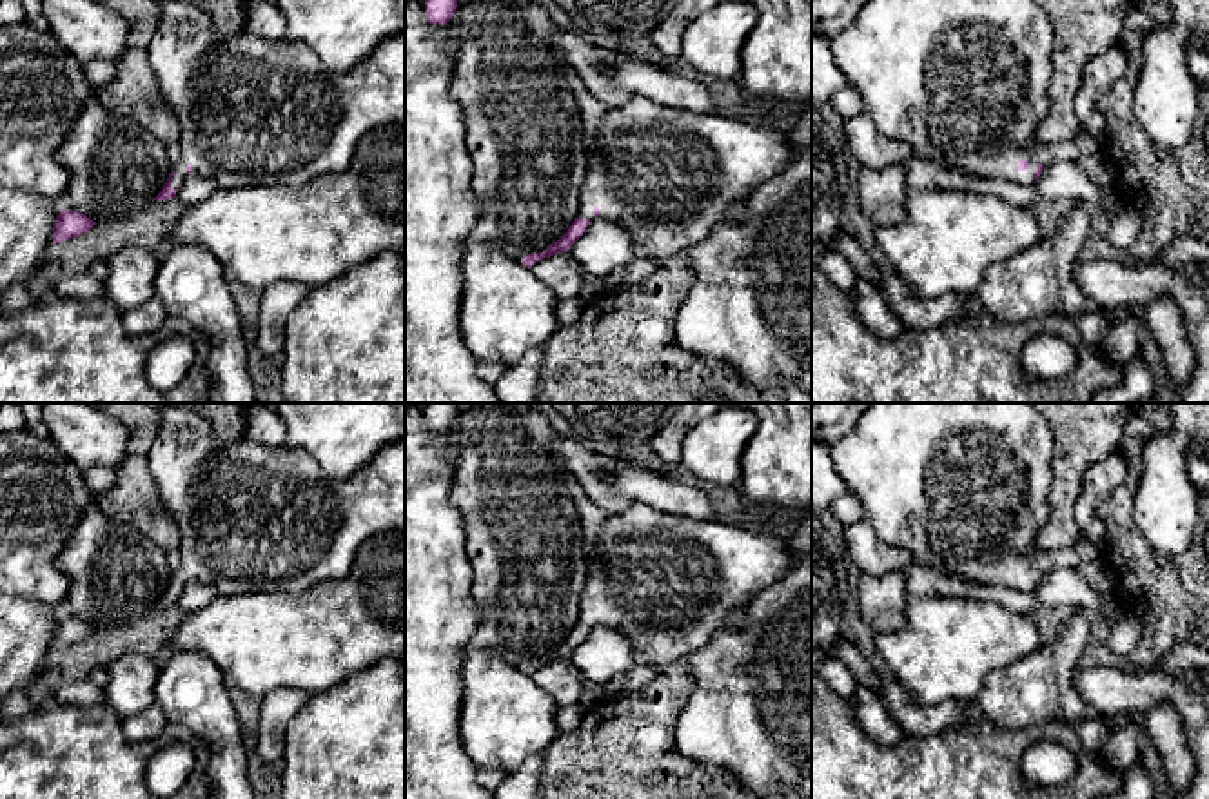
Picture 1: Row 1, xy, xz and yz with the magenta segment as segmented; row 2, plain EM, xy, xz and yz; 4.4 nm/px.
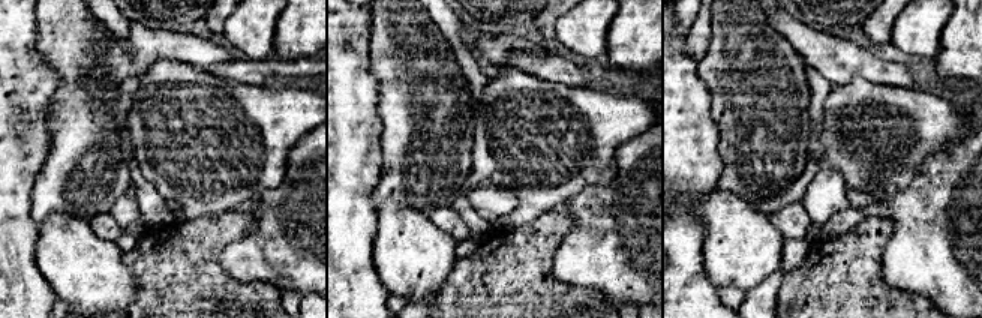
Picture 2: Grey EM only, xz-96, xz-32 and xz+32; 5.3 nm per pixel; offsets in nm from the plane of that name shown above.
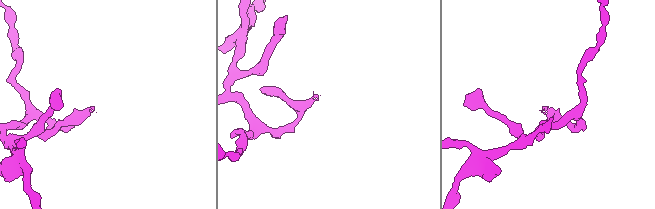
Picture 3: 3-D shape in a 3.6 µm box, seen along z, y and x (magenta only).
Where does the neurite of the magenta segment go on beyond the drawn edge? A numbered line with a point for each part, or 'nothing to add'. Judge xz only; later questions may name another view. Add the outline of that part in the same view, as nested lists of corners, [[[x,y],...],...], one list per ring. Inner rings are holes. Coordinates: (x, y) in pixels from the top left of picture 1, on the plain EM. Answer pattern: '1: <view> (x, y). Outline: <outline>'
1: xz (665, 581). Outline: [[[644,503],[608,514],[595,552],[586,561],[577,625],[595,626],[597,612],[597,625],[623,634],[646,661],[604,683],[604,695],[635,692],[657,677],[661,666],[703,650],[715,632],[726,628],[733,610],[746,607],[757,592],[781,579],[795,561],[786,538],[739,528],[713,518],[664,514]]]

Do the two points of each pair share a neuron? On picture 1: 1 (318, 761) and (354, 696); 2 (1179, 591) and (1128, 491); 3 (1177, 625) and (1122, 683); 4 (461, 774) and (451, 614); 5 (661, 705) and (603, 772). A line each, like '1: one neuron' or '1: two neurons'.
1: one neuron
2: one neuron
3: two neurons
4: one neuron
5: one neuron

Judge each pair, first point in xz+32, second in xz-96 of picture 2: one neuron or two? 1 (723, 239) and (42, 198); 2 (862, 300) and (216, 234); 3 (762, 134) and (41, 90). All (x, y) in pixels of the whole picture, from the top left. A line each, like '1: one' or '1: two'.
1: two
2: one
3: two

